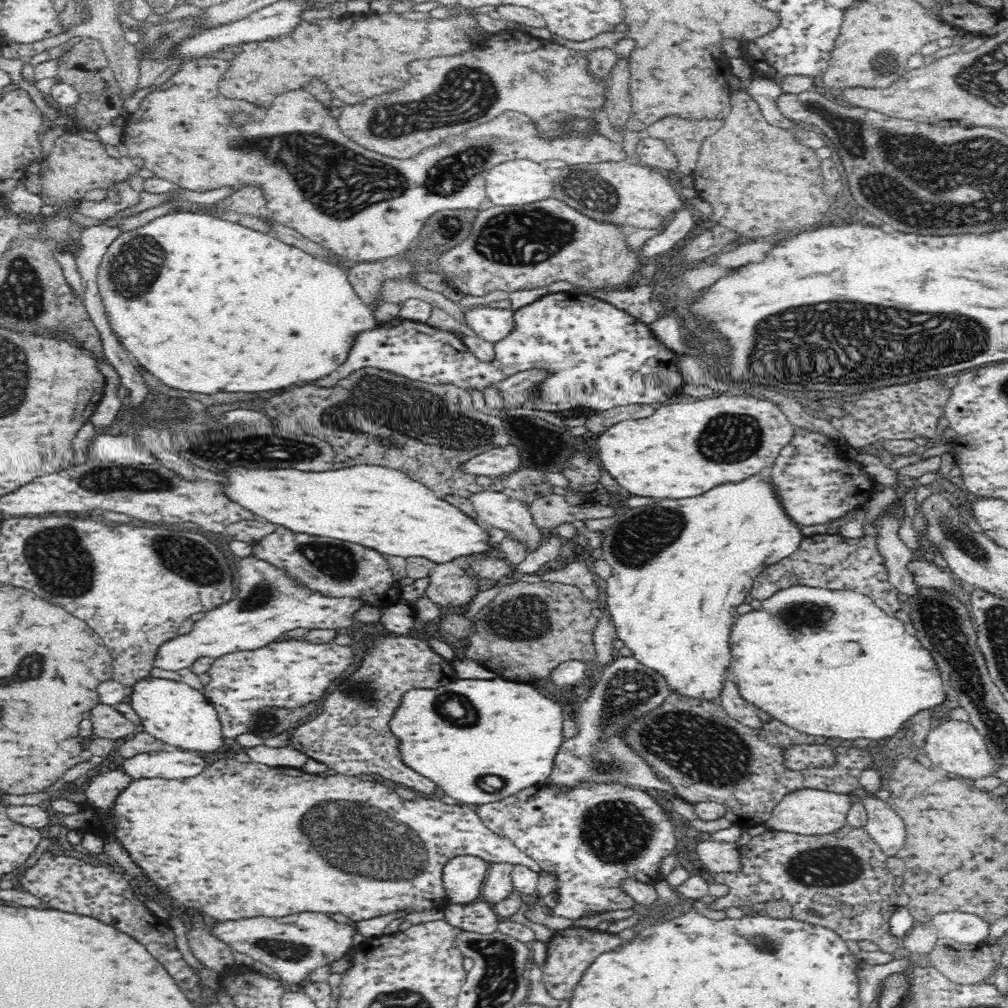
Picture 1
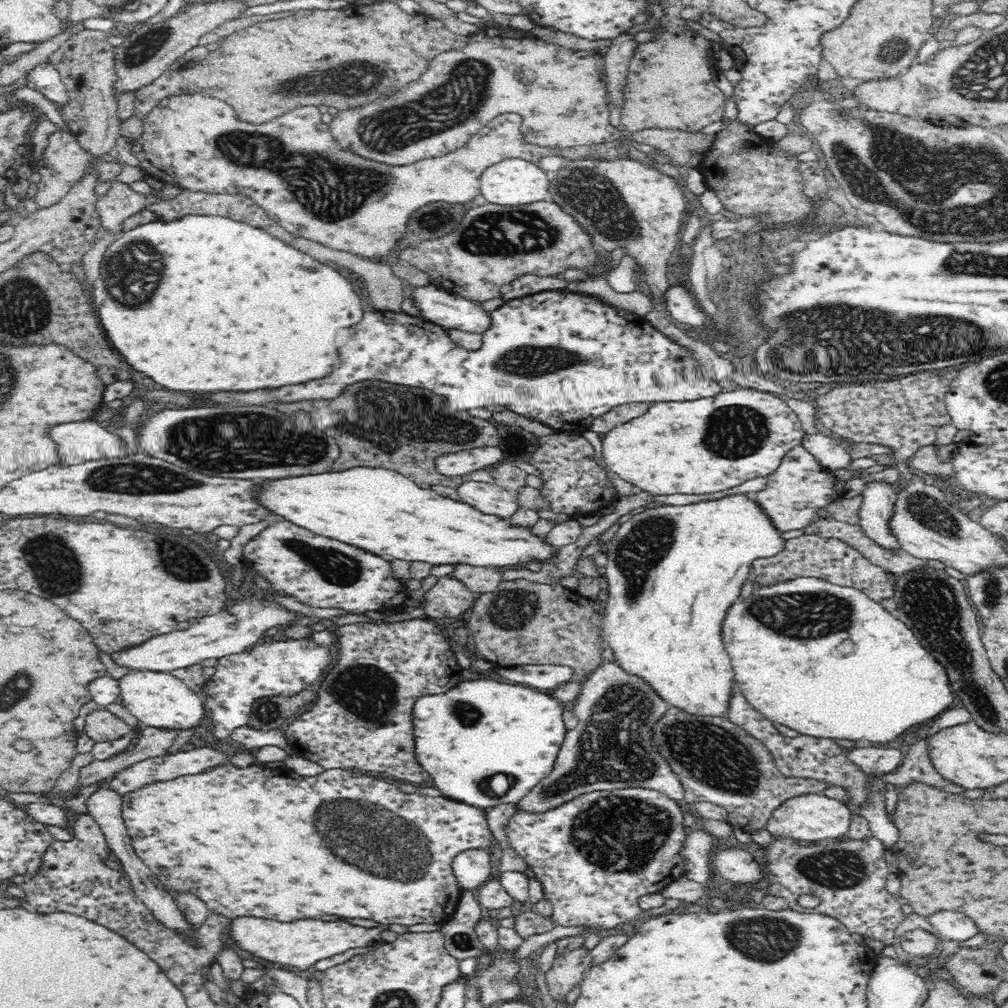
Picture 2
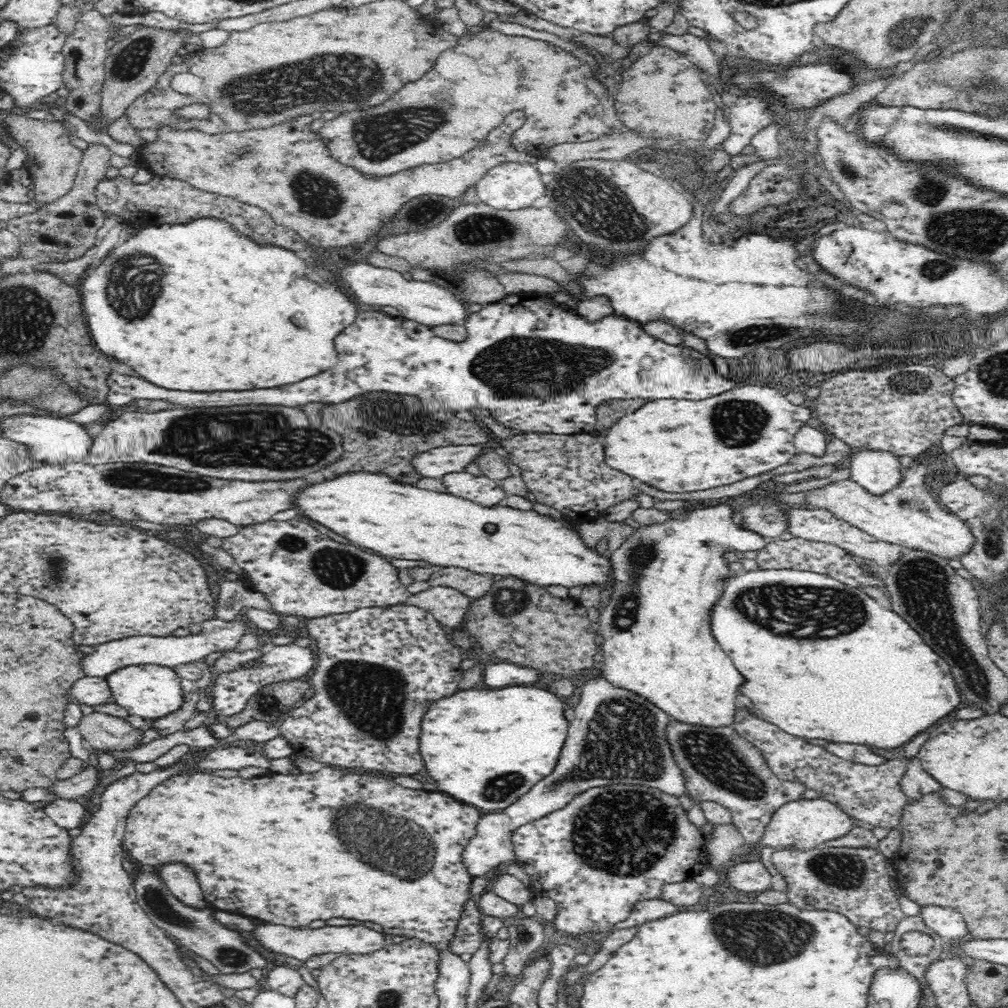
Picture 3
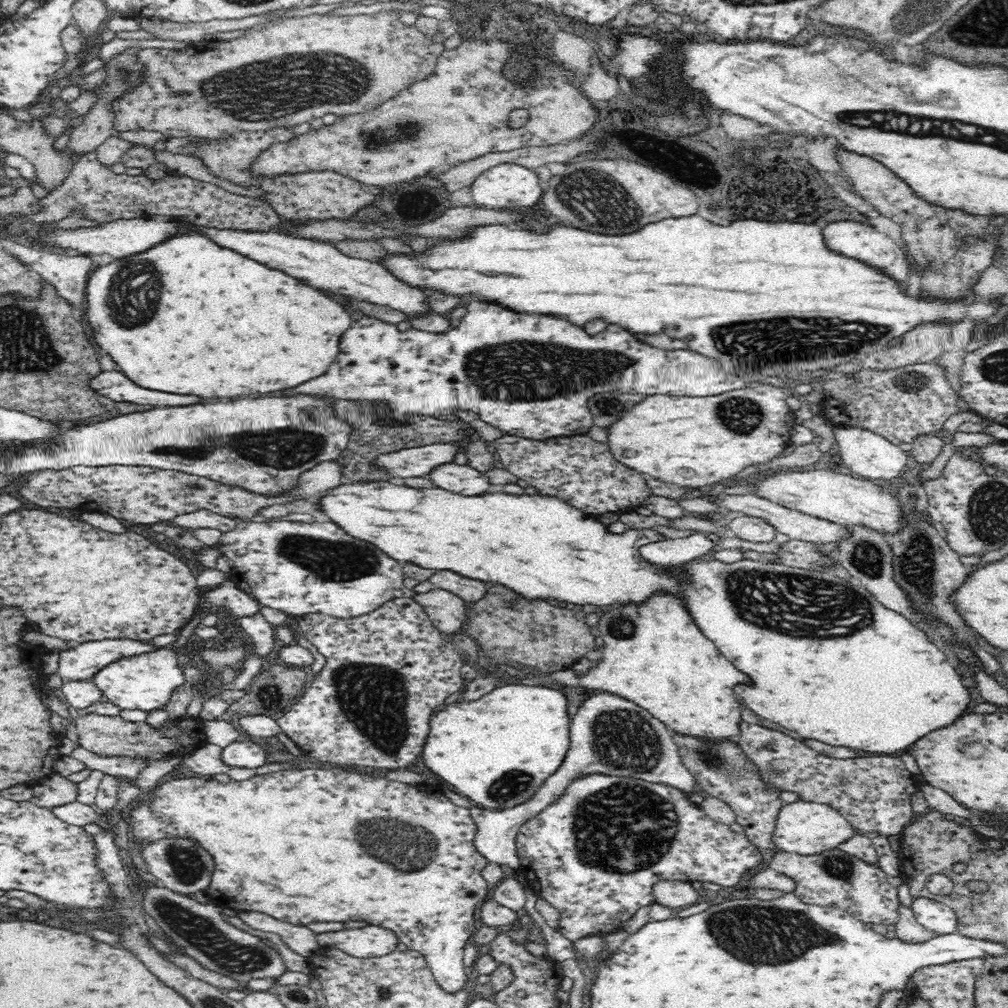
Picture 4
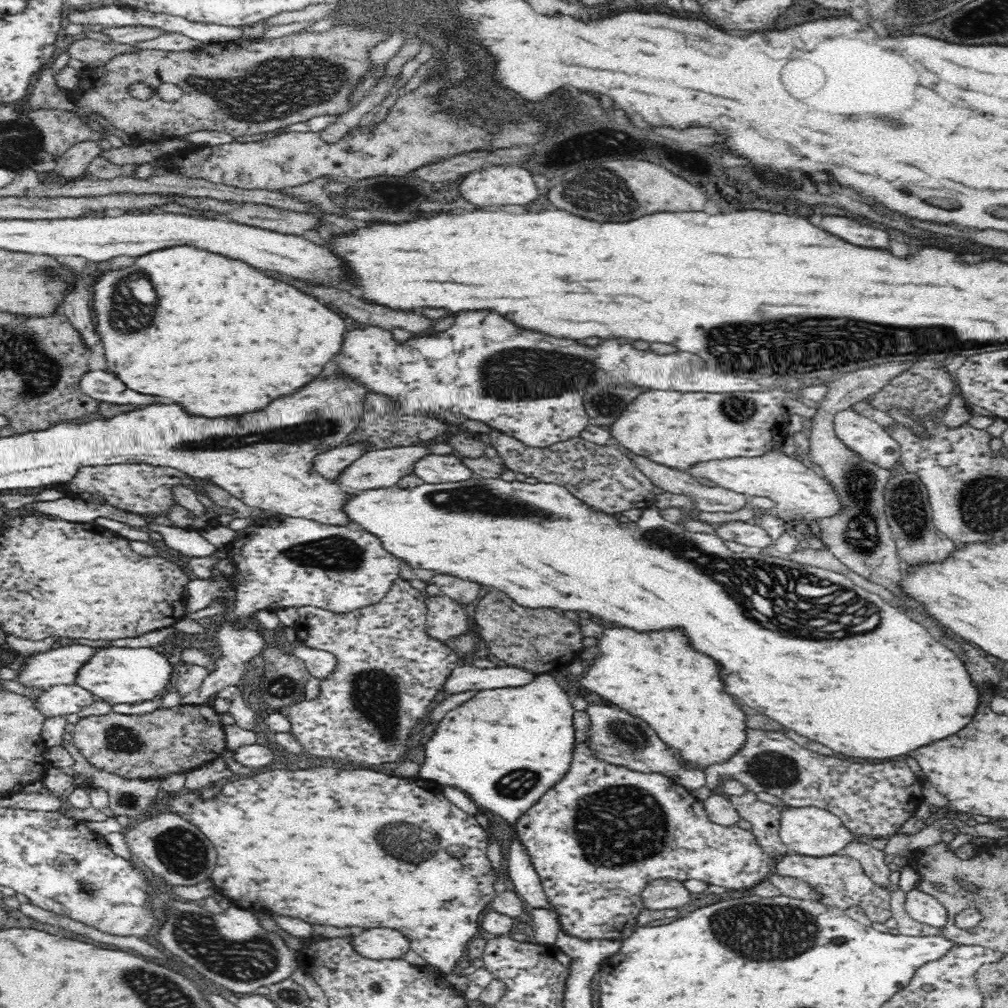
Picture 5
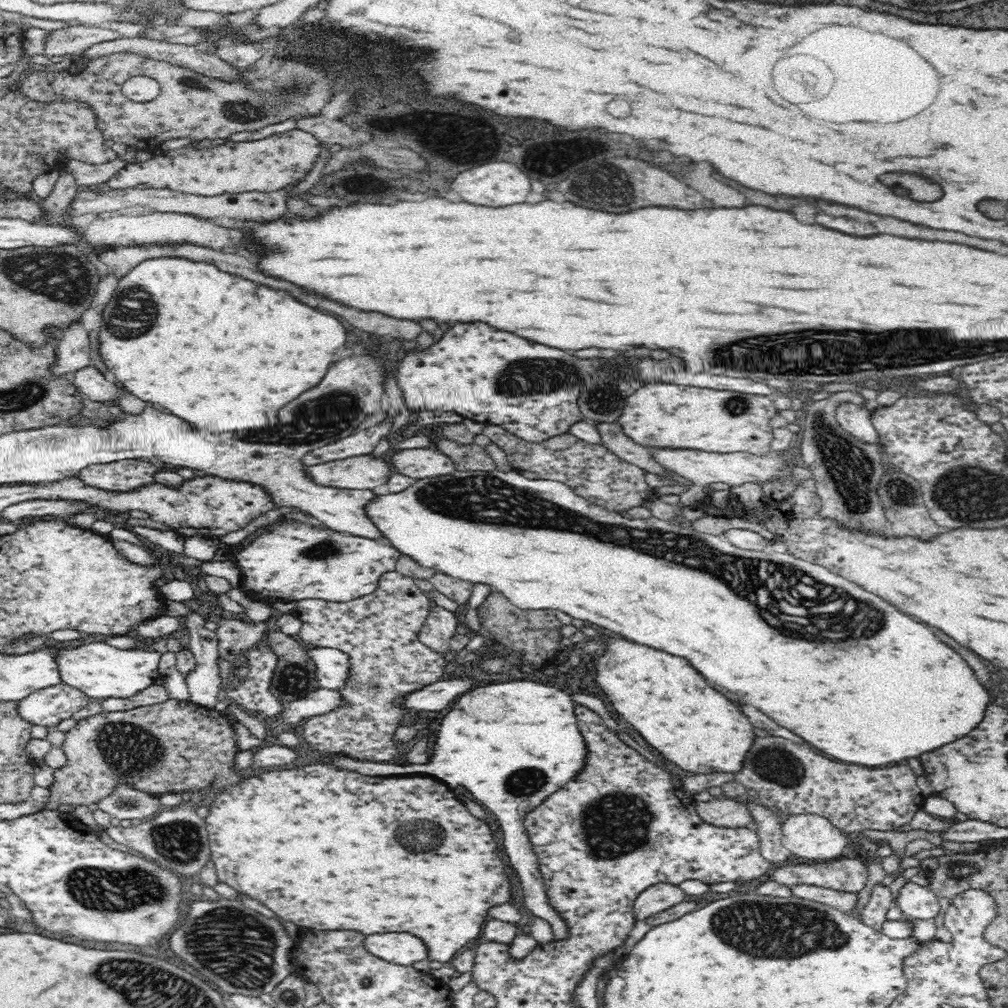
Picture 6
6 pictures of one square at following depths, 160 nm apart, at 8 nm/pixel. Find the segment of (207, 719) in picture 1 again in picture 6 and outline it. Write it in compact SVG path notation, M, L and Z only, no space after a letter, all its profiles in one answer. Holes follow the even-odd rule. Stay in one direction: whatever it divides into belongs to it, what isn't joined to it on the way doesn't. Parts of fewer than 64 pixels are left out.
M88 639L81 646L62 648L58 668L63 683L84 692L91 700L130 699L159 683L159 660L158 651L120 650L104 641Z

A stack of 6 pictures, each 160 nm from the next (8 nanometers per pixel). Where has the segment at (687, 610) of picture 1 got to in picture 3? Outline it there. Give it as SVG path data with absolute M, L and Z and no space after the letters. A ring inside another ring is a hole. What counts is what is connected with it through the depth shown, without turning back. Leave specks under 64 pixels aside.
M733 499L716 506L694 508L681 518L638 526L620 548L608 553L612 595L597 624L600 653L604 657L600 674L614 685L650 698L685 724L725 727L734 722L734 700L738 698L736 690L742 684L742 676L714 640L713 610L725 596L726 583L734 575L726 554L758 552L774 539L747 529L742 521L736 522L734 516L739 509L738 500Z

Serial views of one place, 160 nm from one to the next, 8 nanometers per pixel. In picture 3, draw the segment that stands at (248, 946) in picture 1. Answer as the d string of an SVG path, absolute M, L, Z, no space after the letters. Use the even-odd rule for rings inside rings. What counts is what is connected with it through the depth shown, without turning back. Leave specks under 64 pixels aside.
M254 923L254 930L250 932L252 938L266 948L272 954L280 954L280 956L288 956L301 962L305 962L312 956L318 954L328 954L335 952L340 955L366 954L377 951L382 947L386 947L384 941L384 933L370 930L366 926L322 926L322 928L309 927L289 927L275 924L258 924Z

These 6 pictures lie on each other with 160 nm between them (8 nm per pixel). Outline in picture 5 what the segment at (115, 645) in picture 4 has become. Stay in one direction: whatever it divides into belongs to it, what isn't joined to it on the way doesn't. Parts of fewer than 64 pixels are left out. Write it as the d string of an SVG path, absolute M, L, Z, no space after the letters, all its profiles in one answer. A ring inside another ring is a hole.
M74 643L68 646L61 646L56 648L53 646L46 652L40 652L39 654L30 656L26 662L18 671L17 682L26 686L27 688L34 689L36 692L38 689L48 689L54 685L70 685L77 684L76 678L78 678L78 672L104 648L112 648L112 644L106 644L106 646L86 646L80 643Z

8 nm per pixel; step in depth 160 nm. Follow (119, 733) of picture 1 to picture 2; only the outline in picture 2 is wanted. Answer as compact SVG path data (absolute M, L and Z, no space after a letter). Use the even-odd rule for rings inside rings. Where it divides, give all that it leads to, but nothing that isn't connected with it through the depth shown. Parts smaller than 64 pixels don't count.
M101 707L98 710L89 712L85 718L84 731L95 743L109 742L109 740L122 738L132 728L122 718Z

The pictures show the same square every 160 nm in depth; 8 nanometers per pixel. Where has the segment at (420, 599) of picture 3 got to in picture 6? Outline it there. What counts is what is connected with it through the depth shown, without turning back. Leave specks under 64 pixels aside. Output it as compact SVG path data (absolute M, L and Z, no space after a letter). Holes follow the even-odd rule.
M433 604L430 614L419 631L419 639L434 651L447 653L450 638L457 633L458 615L442 606Z

